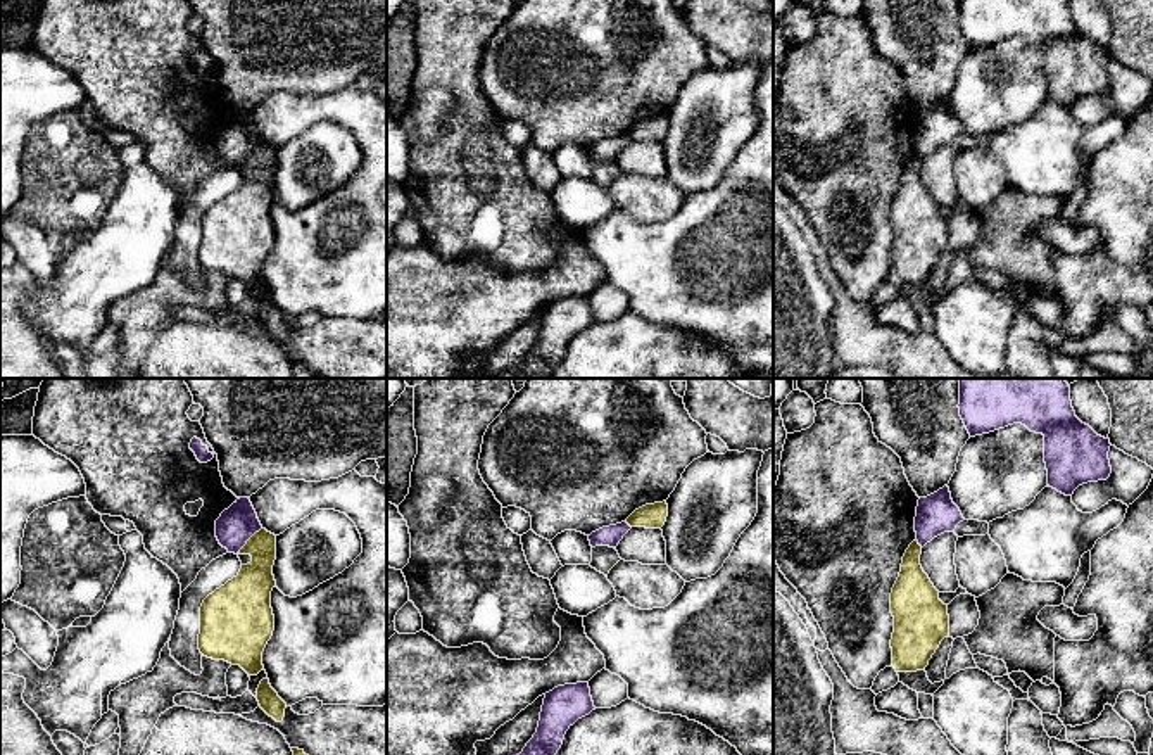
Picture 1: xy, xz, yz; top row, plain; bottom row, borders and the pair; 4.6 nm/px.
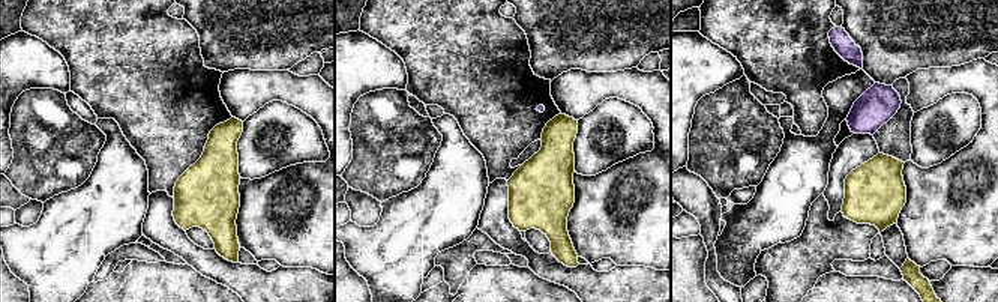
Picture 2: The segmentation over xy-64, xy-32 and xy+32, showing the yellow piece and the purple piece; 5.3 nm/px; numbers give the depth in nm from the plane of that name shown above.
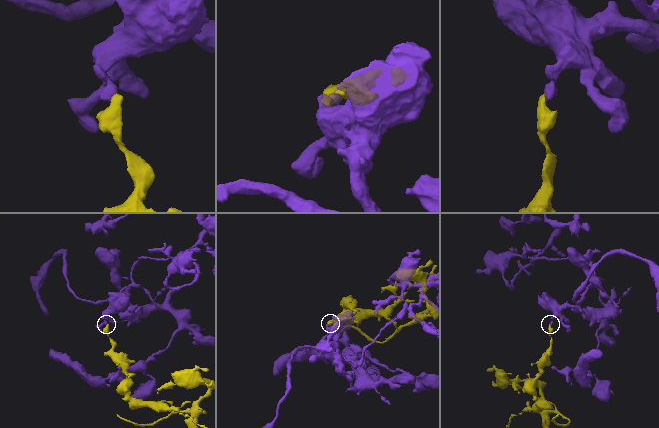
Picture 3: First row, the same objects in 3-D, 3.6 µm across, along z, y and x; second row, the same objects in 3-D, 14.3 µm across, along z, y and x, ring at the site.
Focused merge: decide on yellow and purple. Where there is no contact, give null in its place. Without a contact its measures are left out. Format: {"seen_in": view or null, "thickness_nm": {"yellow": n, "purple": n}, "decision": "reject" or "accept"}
{"seen_in": "xy", "thickness_nm": {"yellow": 200, "purple": 170}, "decision": "reject"}

